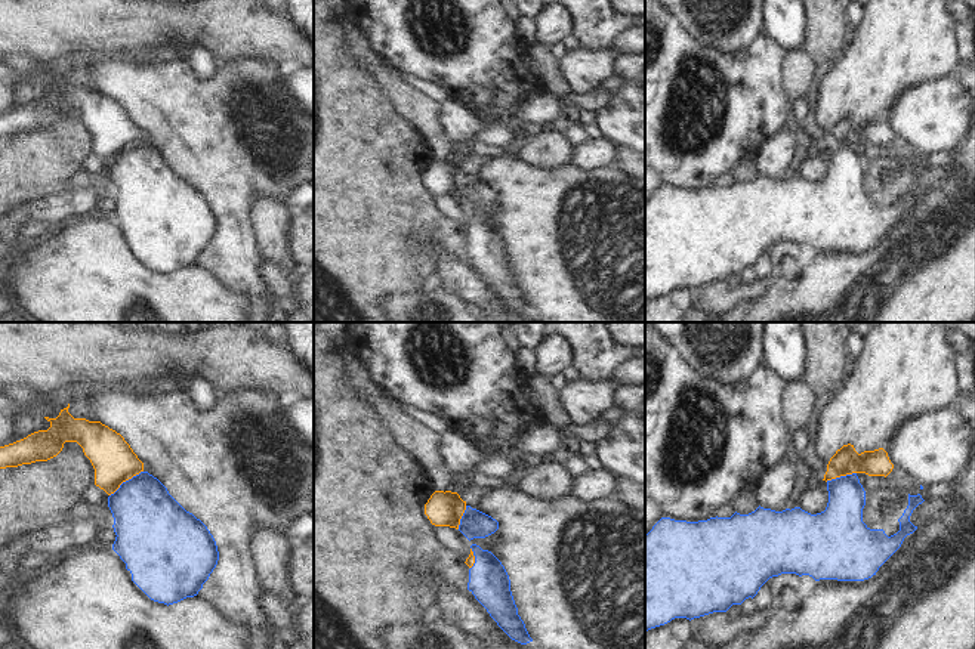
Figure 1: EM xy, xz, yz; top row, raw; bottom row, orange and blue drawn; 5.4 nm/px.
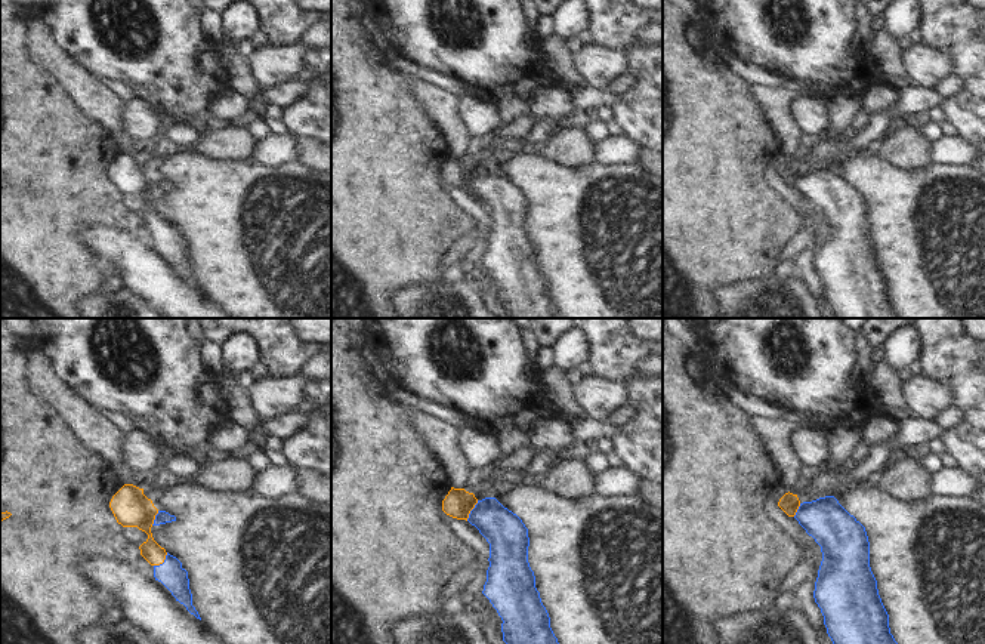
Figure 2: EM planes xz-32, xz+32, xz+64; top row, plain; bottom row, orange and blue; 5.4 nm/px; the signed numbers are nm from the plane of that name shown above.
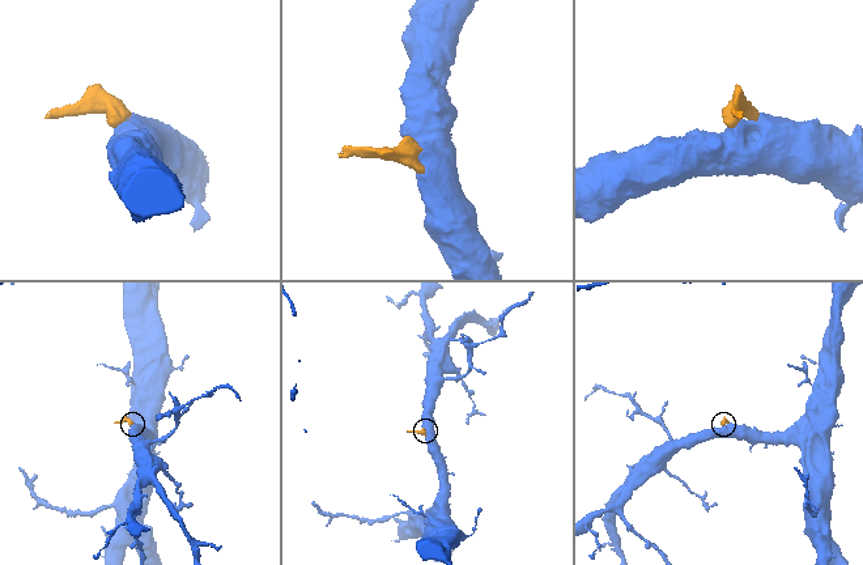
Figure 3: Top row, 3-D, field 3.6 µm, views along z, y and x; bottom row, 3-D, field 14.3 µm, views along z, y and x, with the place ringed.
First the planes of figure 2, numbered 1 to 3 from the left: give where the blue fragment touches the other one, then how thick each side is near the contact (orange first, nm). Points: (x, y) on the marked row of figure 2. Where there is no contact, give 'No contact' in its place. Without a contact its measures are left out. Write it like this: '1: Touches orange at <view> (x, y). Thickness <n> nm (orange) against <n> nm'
1: Touches orange at xz-32 (163, 561). Thickness 110 nm (orange) against 140 nm
2: Touches orange at xz+32 (471, 510). Thickness 160 nm (orange) against 220 nm
3: Touches orange at xz+64 (797, 508). Thickness 100 nm (orange) against 240 nm.

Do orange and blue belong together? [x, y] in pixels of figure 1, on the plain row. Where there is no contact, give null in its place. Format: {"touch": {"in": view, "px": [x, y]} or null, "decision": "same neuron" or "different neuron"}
{"touch": {"in": "xy", "px": [126, 148]}, "decision": "same neuron"}

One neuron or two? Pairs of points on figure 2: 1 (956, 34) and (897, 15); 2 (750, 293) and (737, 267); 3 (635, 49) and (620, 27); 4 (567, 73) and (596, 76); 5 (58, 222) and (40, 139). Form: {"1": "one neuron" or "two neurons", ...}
{"1": "two neurons", "2": "two neurons", "3": "one neuron", "4": "two neurons", "5": "one neuron"}

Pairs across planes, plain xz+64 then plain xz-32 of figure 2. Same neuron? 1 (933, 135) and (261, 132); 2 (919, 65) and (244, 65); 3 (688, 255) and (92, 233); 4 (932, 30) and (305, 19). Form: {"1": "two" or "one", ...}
{"1": "one", "2": "two", "3": "two", "4": "one"}

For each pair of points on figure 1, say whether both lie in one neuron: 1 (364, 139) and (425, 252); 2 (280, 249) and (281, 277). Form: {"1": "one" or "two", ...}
{"1": "two", "2": "two"}

